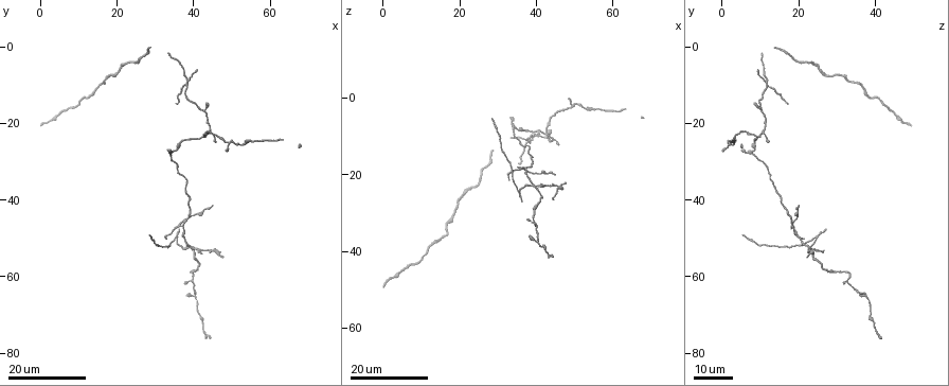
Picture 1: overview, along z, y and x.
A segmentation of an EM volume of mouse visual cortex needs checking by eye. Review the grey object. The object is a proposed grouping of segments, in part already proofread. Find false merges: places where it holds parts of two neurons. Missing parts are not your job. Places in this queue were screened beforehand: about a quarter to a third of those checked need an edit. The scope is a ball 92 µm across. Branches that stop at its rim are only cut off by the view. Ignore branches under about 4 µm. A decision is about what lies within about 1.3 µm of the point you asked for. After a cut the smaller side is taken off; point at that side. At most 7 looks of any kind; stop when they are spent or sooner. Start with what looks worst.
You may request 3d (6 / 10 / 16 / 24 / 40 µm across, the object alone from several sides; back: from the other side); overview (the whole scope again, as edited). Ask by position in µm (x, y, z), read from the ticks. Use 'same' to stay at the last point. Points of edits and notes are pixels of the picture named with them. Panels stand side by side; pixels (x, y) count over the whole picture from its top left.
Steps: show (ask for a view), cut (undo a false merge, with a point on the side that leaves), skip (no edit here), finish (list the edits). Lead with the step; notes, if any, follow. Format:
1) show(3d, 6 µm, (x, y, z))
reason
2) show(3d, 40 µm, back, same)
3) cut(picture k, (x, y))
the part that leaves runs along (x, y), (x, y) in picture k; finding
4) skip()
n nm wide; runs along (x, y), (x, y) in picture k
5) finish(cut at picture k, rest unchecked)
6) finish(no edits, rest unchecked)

show(3d, 24 µm, (38.0, 10.0, 11.5))

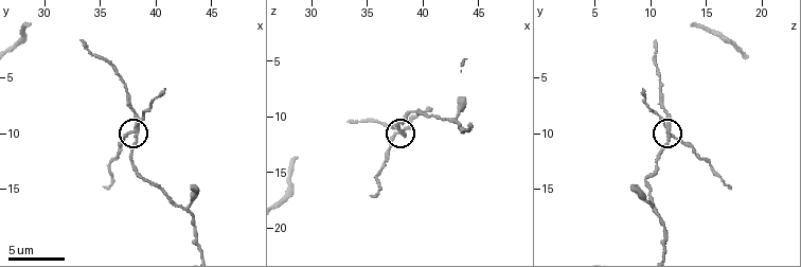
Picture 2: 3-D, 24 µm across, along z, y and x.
show(3d, 6 µm, (37.6, 10.0, 11.4))

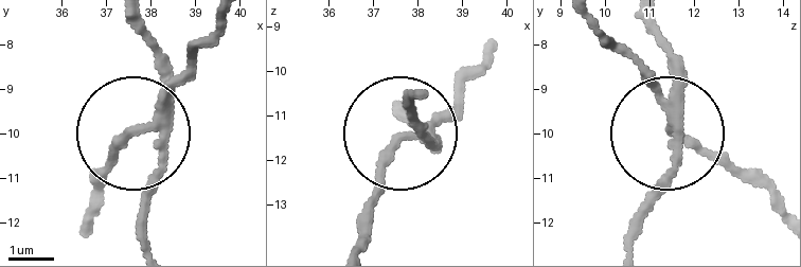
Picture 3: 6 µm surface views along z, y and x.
cut(picture 3, (114, 153))
4 arms; the part that leaves runs along (159, 121), (140, 125), (113, 159), (94, 212) in picture 3; a second neuron is stuck on

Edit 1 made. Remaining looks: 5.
show(3d, 16 µm, (42.5, 23.0, 9.0))
side arm on a straight run

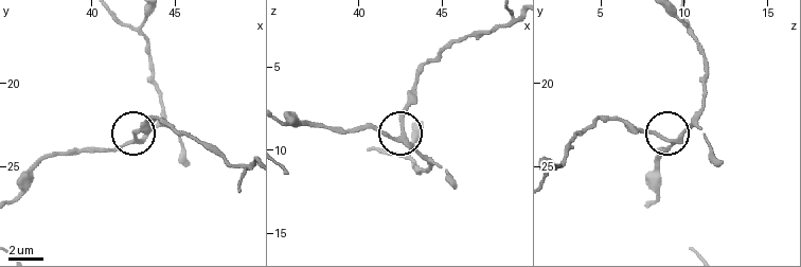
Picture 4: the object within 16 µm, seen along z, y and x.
show(3d, 6 µm, (42.5, 23.5, 9.3))

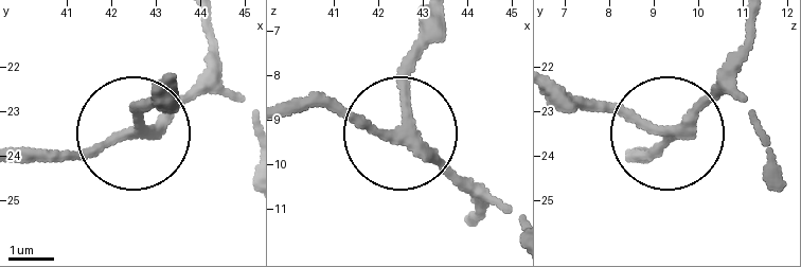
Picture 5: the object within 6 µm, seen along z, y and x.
skip()
side arm 35 µm; runs along (743, 21), (731, 67), (663, 131), (565, 101) in picture 5; continuous, no second neuron

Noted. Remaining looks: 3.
show(3d, 24 µm, (36.5, 25.0, 9.0))
sudden change in width

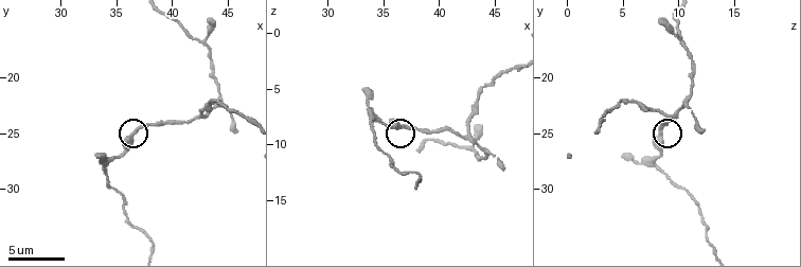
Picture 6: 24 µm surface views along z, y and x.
show(3d, 10 µm, (37.0, 24.6, 8.2))

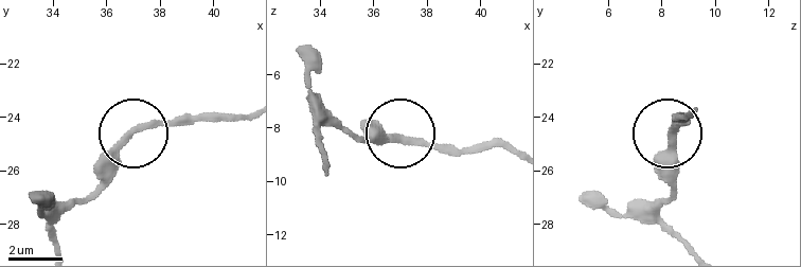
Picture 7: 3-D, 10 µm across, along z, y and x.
skip()
260 nm wide; runs along (516, 152), (434, 146), (393, 132), (354, 140) in picture 7; continuous, no second neuron

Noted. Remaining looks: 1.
finish(cut at picture 3, rest unchecked)

